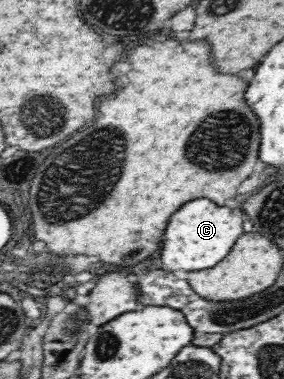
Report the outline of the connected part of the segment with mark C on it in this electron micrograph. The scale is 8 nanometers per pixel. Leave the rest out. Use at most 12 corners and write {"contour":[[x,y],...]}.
{"contour":[[184,203],[162,239],[163,269],[214,267],[242,235],[244,213]]}

